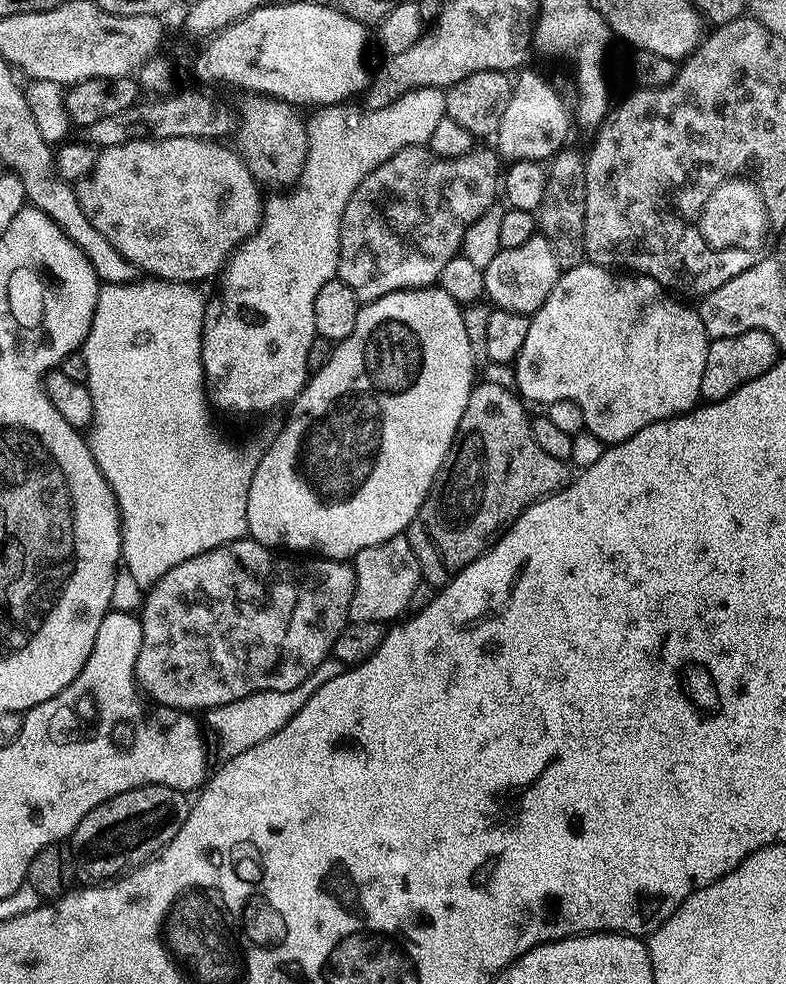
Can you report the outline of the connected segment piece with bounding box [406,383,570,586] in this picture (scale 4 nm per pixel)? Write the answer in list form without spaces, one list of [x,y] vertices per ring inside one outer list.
[[[480,383],[473,387],[462,422],[458,422],[454,442],[430,486],[427,498],[422,502],[420,513],[406,529],[410,546],[420,563],[420,575],[432,585],[447,584],[453,576],[470,566],[470,562],[487,552],[508,525],[513,524],[531,504],[553,496],[570,483],[569,465],[558,458],[550,458],[550,454],[538,446],[532,433],[532,420],[524,409],[525,401],[509,388]]]

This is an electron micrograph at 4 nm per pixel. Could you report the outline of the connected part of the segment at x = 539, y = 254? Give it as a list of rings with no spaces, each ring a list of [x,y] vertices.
[[[539,234],[531,236],[527,242],[522,242],[522,246],[501,248],[494,262],[490,262],[490,266],[486,266],[482,271],[484,296],[496,308],[523,316],[531,316],[542,307],[562,275],[558,262],[554,262],[554,250],[550,250],[550,242]]]

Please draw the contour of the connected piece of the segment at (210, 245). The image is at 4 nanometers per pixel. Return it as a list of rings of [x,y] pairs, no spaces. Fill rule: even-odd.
[[[198,138],[135,140],[103,149],[92,173],[75,185],[86,218],[130,263],[149,277],[169,282],[200,282],[221,271],[229,256],[260,227],[261,185],[239,151]]]

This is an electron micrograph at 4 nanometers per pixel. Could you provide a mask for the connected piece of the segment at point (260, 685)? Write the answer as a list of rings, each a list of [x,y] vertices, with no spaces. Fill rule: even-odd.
[[[251,538],[235,540],[174,566],[174,570],[164,574],[158,583],[147,589],[146,595],[143,597],[143,605],[138,612],[142,626],[142,640],[136,649],[136,683],[142,689],[145,697],[153,696],[156,699],[153,701],[157,705],[178,708],[181,712],[196,714],[199,713],[199,708],[211,710],[223,704],[246,698],[255,692],[294,690],[294,686],[298,686],[298,682],[304,681],[323,660],[329,659],[338,634],[342,634],[342,630],[350,622],[348,611],[356,585],[355,567],[343,560],[327,558],[313,559],[313,564],[295,564],[292,560],[279,560],[276,556],[279,555],[273,549],[259,544],[257,540]]]

